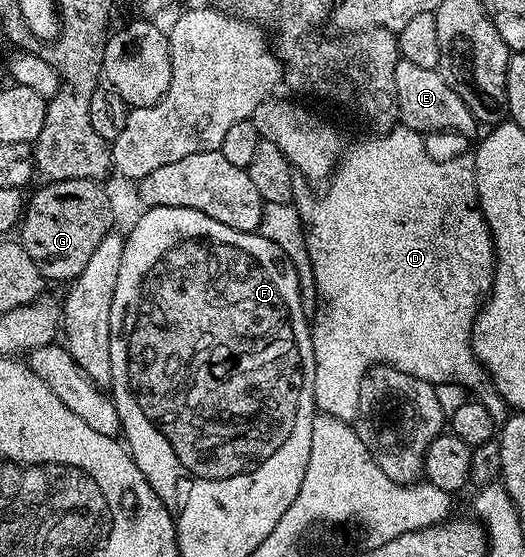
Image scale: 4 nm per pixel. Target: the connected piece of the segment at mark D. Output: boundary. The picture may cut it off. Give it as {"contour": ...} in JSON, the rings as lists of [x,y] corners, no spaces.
{"contour":[[[398,125],[391,131],[387,131],[378,134],[376,137],[369,137],[366,143],[361,143],[358,147],[353,147],[342,154],[332,176],[331,182],[324,188],[325,196],[322,199],[309,199],[309,195],[305,191],[298,190],[295,195],[295,206],[297,212],[301,215],[301,224],[305,227],[305,240],[307,241],[307,253],[311,257],[311,269],[313,270],[313,276],[315,277],[315,285],[317,286],[317,301],[318,309],[311,317],[311,334],[313,337],[313,356],[315,357],[315,381],[313,382],[313,406],[320,414],[329,415],[332,418],[337,418],[346,421],[356,420],[357,417],[357,402],[359,401],[359,385],[361,379],[368,373],[369,368],[374,365],[384,365],[386,367],[394,367],[399,369],[403,373],[411,373],[411,377],[419,377],[423,381],[427,381],[431,384],[438,384],[443,382],[455,382],[459,385],[474,389],[474,387],[485,386],[482,389],[481,395],[479,395],[479,402],[491,413],[491,417],[495,421],[501,421],[506,418],[507,405],[502,401],[501,396],[493,390],[492,386],[486,385],[487,376],[485,374],[485,368],[481,366],[481,362],[473,355],[473,323],[477,320],[477,312],[481,310],[489,291],[493,288],[493,269],[497,265],[497,253],[493,250],[493,235],[489,231],[487,221],[483,217],[481,212],[481,203],[477,199],[477,184],[473,178],[473,155],[467,153],[467,155],[453,155],[450,159],[432,159],[429,156],[429,151],[425,148],[422,132],[412,131],[411,128],[404,125]]]}

